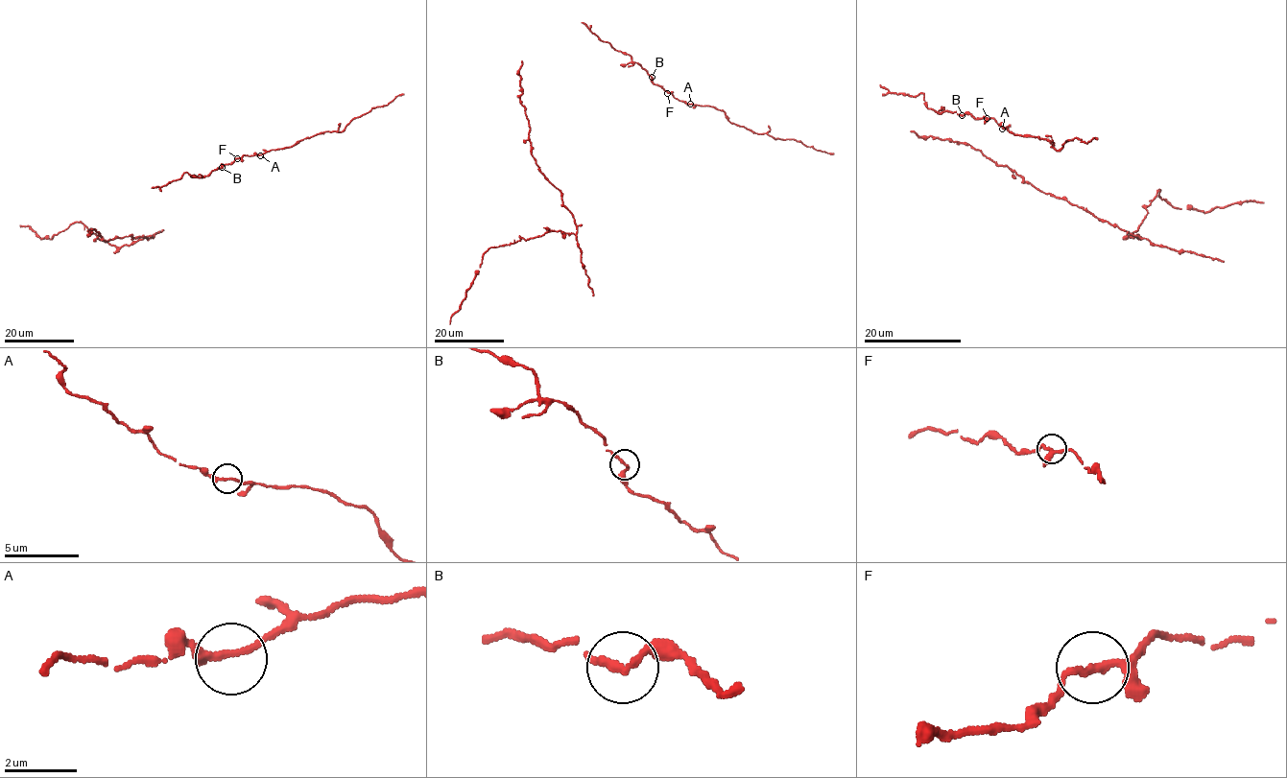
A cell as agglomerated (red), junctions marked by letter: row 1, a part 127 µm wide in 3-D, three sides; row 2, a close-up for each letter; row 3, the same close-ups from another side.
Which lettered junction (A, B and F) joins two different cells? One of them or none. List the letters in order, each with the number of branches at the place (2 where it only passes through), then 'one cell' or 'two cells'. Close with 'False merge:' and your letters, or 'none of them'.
A: branches 2; one cell
B: branches 2; one cell
F: branches 3; one cell
False merge: none of them

